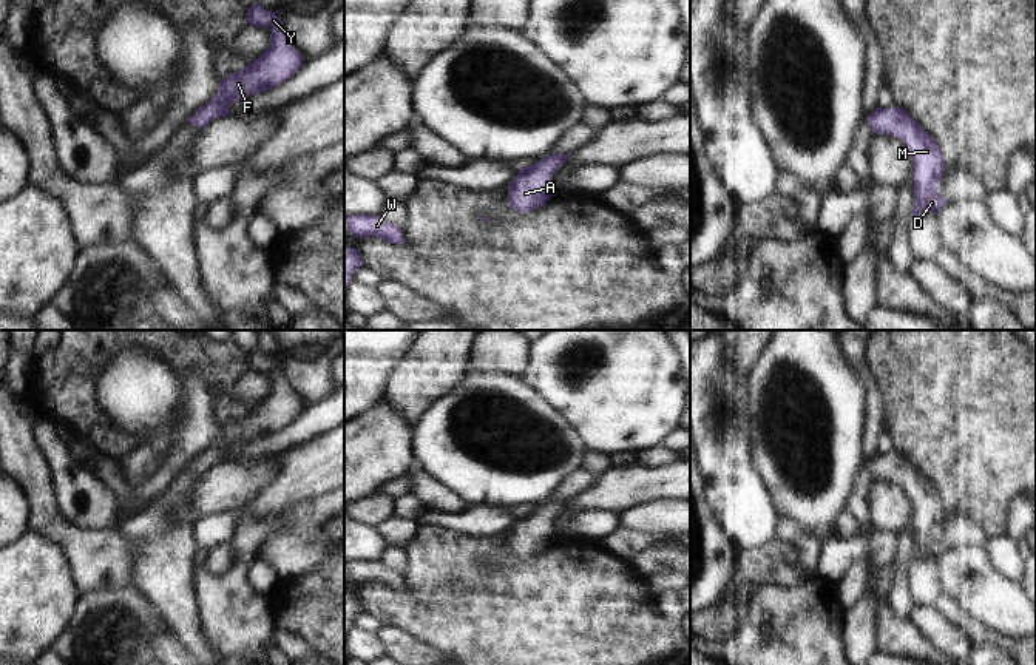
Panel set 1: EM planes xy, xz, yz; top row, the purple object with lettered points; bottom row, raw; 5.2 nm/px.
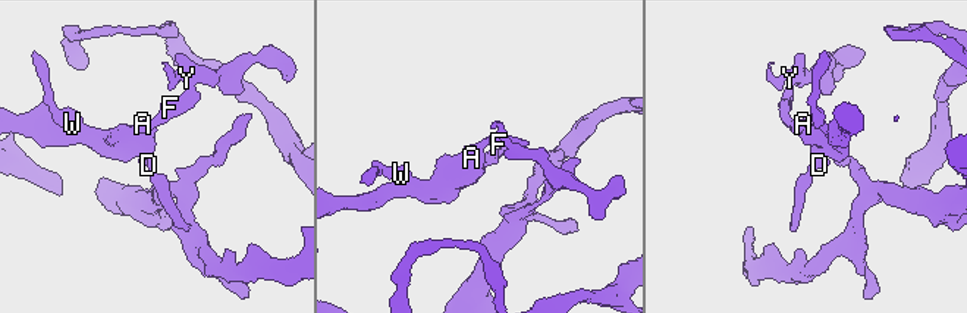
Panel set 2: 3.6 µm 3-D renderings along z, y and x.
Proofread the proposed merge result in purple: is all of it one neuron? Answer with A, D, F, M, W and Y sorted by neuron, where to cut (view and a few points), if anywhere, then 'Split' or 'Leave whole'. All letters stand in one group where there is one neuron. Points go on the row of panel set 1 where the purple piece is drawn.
Groups: A D F M W Y. No split. Leave whole.

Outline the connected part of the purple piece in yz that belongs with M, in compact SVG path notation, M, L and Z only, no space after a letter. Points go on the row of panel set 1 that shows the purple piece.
M877 108L866 116L874 134L900 139L914 160L914 208L912 216L939 211L945 199L937 185L943 176L943 156L937 142L903 110Z

